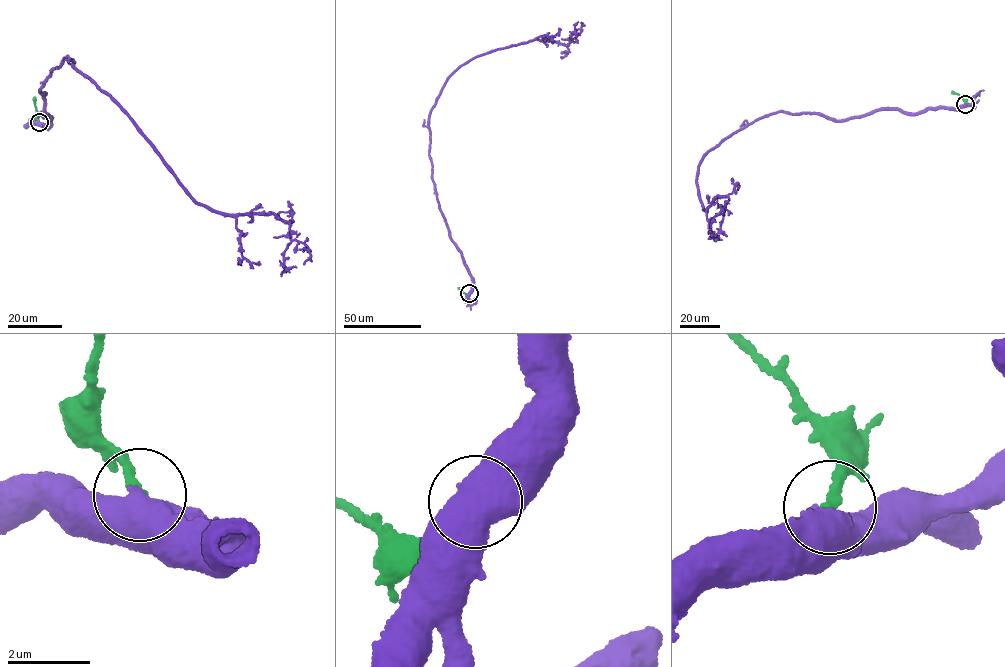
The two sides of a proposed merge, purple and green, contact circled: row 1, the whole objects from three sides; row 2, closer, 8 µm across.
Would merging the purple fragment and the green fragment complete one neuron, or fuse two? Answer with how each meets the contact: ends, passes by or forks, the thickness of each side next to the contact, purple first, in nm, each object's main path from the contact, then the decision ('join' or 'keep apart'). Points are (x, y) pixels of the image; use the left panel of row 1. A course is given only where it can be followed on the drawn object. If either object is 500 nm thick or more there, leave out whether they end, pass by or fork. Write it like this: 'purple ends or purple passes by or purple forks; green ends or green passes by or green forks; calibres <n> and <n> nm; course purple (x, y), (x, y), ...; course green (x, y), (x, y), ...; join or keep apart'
calibres 750 and 280 nm; course purple (39, 122), (52, 123), (41, 86), (63, 60), (73, 59), (196, 202), (287, 222), (285, 271), (296, 267); course green (39, 122), (34, 96); keep apart

